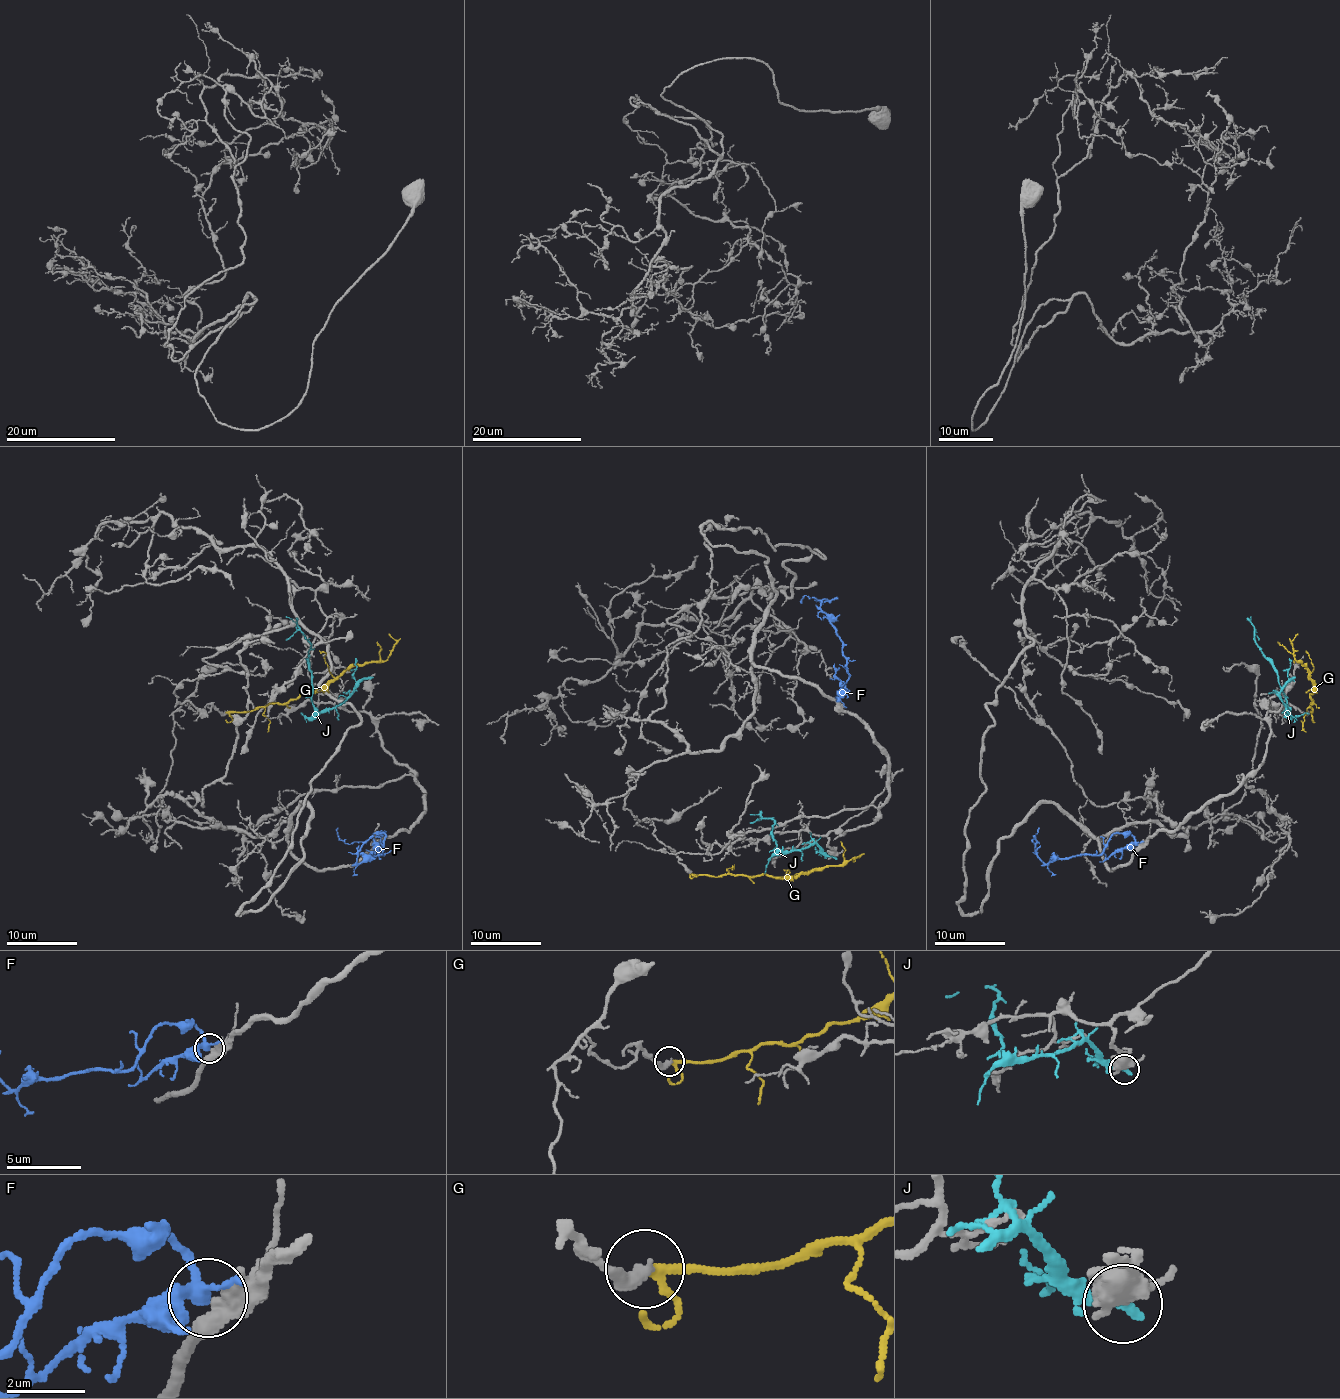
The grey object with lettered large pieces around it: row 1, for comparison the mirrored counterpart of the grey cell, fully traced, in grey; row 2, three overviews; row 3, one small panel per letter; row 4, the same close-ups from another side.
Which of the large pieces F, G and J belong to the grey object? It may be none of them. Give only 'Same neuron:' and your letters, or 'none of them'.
Same neuron: none of them

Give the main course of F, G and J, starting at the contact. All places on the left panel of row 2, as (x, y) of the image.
F: (374, 845), (376, 834), (384, 834), (383, 855), (358, 864), (358, 843), (342, 841), (337, 827)
G: (227, 711), (253, 711), (323, 690), (353, 666), (379, 662), (388, 657), (395, 641), (388, 634)
J: (369, 678), (363, 678), (337, 704), (320, 711), (311, 697), (313, 676), (307, 653), (311, 645), (286, 616)

